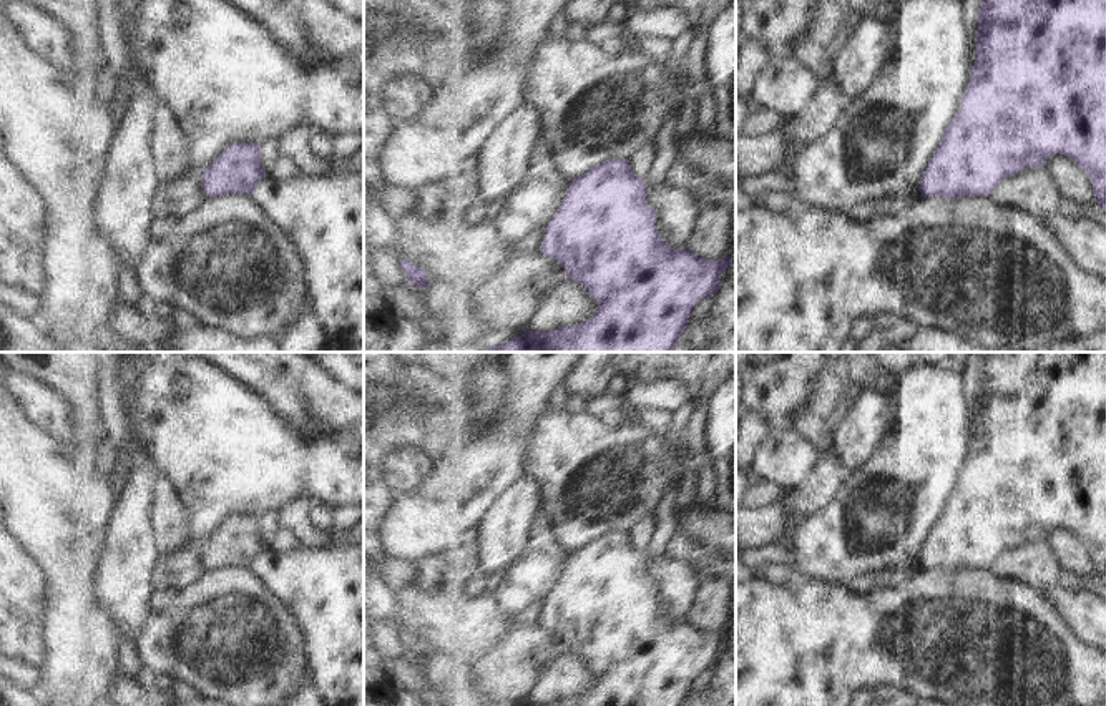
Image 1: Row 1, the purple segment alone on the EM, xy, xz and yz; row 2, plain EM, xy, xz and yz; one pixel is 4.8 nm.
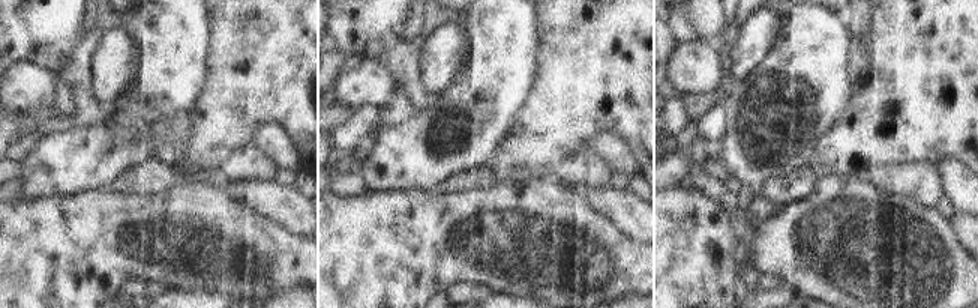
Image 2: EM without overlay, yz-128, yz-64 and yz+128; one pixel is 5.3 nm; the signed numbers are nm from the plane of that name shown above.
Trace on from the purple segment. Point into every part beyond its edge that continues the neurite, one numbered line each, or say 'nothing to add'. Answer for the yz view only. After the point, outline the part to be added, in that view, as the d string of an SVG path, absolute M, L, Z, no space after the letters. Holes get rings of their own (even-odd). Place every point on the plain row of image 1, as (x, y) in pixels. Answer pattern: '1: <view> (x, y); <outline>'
nothing to add

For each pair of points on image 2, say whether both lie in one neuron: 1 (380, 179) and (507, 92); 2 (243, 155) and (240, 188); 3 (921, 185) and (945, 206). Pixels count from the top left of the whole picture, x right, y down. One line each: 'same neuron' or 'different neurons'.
1: same neuron
2: different neurons
3: different neurons

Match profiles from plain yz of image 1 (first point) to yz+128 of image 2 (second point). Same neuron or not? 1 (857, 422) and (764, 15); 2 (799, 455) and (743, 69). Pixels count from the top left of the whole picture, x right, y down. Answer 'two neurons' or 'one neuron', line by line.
1: one neuron
2: two neurons

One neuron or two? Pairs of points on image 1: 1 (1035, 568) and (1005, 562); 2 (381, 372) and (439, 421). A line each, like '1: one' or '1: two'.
1: one
2: one

